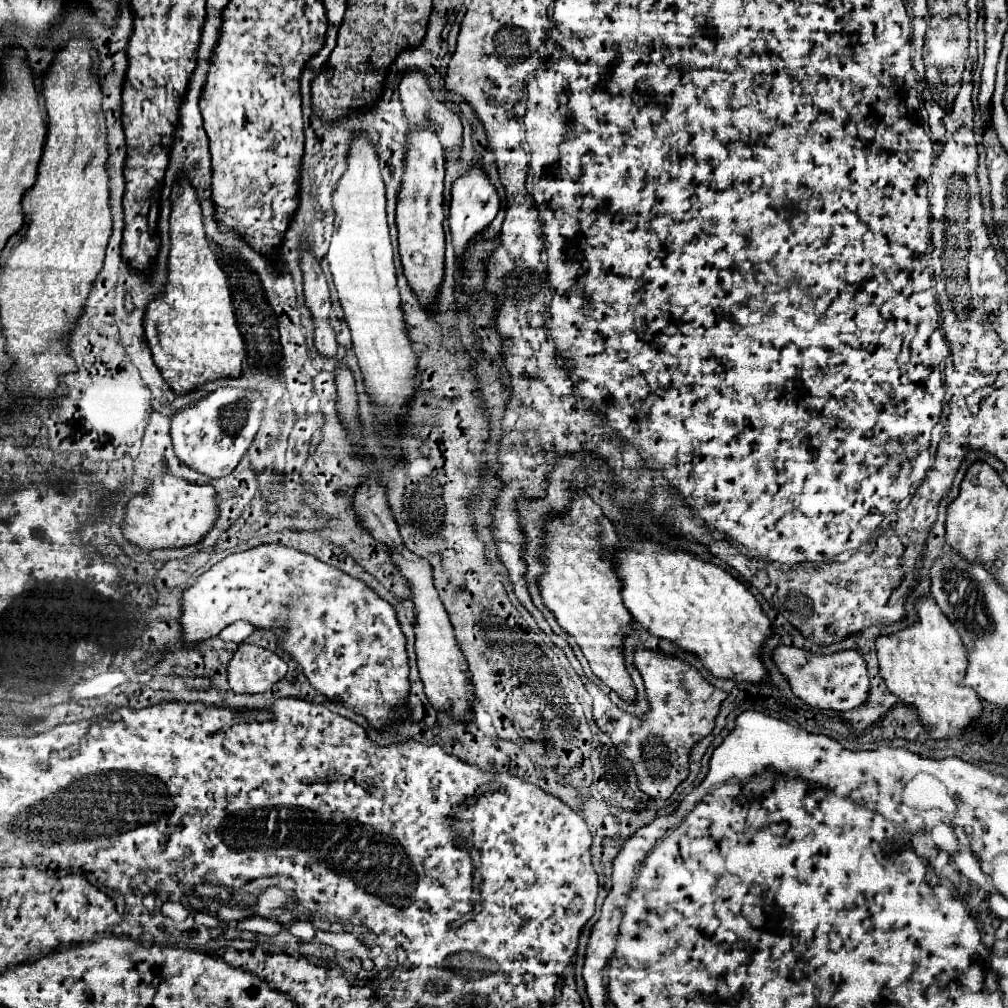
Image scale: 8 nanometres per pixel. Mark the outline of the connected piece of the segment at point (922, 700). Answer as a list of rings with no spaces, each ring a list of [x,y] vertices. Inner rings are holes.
[[[926,596],[918,598],[914,608],[916,608],[918,620],[912,626],[904,628],[902,632],[896,632],[896,634],[878,636],[876,652],[878,652],[878,662],[880,662],[880,676],[884,678],[890,692],[900,698],[902,704],[910,704],[918,710],[922,724],[926,726],[926,730],[932,738],[960,736],[960,732],[970,724],[970,720],[980,716],[980,712],[982,712],[978,694],[970,686],[962,684],[966,666],[968,666],[966,648],[960,640],[958,630],[950,624],[950,620],[942,614],[942,610],[938,608],[938,604],[932,598],[926,598]]]

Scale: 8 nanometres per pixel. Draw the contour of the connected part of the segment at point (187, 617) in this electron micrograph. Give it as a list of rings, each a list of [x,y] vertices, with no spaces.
[[[264,544],[232,554],[204,572],[198,582],[184,592],[182,600],[182,638],[186,642],[200,642],[218,636],[228,624],[244,620],[256,630],[276,632],[276,644],[304,668],[310,684],[330,700],[338,700],[356,714],[364,714],[370,726],[384,728],[390,718],[398,718],[398,712],[406,704],[406,692],[410,688],[408,656],[406,640],[398,626],[394,608],[364,582],[316,560],[310,554],[280,544]]]

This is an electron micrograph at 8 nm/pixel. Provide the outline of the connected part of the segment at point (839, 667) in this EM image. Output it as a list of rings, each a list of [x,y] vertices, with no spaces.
[[[776,646],[772,652],[772,660],[788,680],[792,692],[802,698],[808,706],[822,708],[822,710],[852,710],[860,706],[870,688],[866,662],[860,652],[856,650],[840,650],[834,654],[816,654],[796,646]]]

